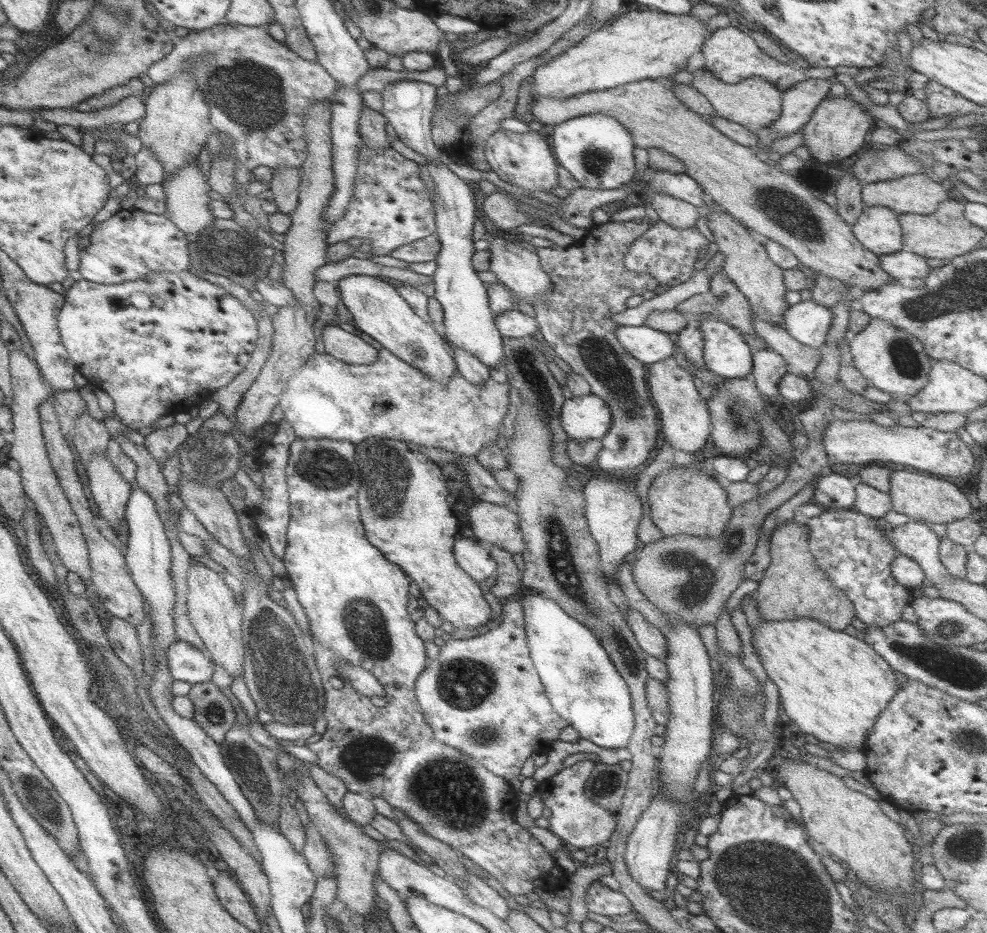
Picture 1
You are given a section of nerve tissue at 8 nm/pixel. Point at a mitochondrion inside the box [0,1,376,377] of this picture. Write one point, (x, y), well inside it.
(249, 96)

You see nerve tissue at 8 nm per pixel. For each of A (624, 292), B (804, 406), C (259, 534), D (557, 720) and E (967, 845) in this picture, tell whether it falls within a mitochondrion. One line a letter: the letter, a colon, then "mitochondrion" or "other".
A: other
B: other
C: other
D: other
E: mitochondrion

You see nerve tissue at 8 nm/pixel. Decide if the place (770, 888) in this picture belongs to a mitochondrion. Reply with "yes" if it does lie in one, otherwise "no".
yes

